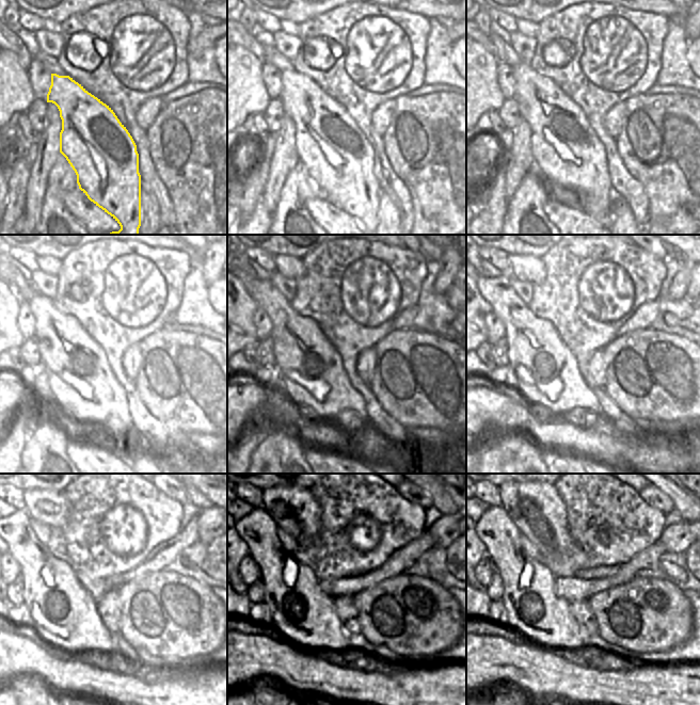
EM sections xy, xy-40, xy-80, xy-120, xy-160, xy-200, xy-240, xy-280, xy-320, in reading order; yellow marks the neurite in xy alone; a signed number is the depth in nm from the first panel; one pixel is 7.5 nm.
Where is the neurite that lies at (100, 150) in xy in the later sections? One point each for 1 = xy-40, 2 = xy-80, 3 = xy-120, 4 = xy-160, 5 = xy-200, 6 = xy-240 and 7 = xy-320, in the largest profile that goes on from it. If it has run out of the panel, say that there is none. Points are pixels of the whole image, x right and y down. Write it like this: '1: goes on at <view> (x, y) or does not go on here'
1: goes on at xy-40 (337, 156)
2: goes on at xy-80 (567, 150)
3: goes on at xy-120 (89, 395)
4: goes on at xy-160 (309, 367)
5: goes on at xy-200 (545, 372)
6: goes on at xy-240 (60, 609)
7: goes on at xy-320 (533, 608)

